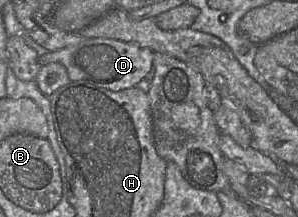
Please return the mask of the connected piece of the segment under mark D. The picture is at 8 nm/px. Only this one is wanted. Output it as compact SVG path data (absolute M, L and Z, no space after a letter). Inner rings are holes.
M85 38L77 45L46 51L38 57L38 60L41 66L52 62L64 65L72 82L88 81L101 88L118 92L136 87L147 76L153 66L154 53L149 48L121 40Z

